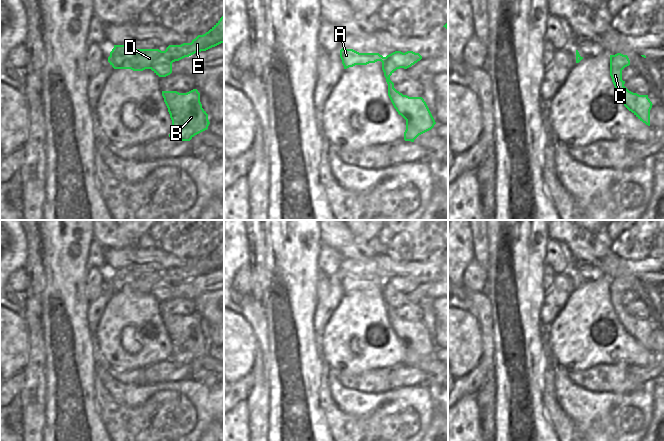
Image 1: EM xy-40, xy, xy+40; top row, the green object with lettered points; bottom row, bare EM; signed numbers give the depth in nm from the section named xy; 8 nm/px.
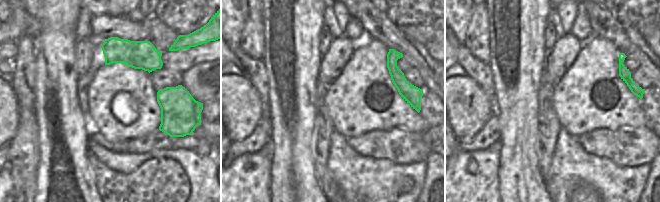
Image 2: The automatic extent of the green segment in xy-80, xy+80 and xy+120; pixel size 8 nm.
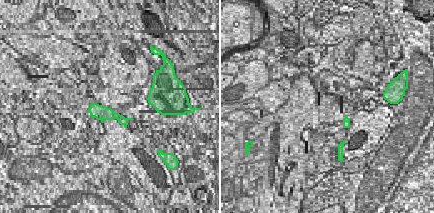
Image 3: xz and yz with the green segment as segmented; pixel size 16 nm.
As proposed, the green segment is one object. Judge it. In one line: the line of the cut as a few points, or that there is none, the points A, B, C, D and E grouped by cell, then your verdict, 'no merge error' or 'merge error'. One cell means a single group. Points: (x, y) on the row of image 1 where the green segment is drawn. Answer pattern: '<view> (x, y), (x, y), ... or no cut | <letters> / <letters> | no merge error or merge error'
xy-40 (161, 51), (172, 62) | A D / B C E | merge error

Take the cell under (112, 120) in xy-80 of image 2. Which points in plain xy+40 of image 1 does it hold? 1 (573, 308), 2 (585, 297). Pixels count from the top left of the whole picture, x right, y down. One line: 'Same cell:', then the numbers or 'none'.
Same cell: 1, 2

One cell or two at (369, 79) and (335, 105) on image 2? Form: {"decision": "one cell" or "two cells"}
{"decision": "one cell"}

